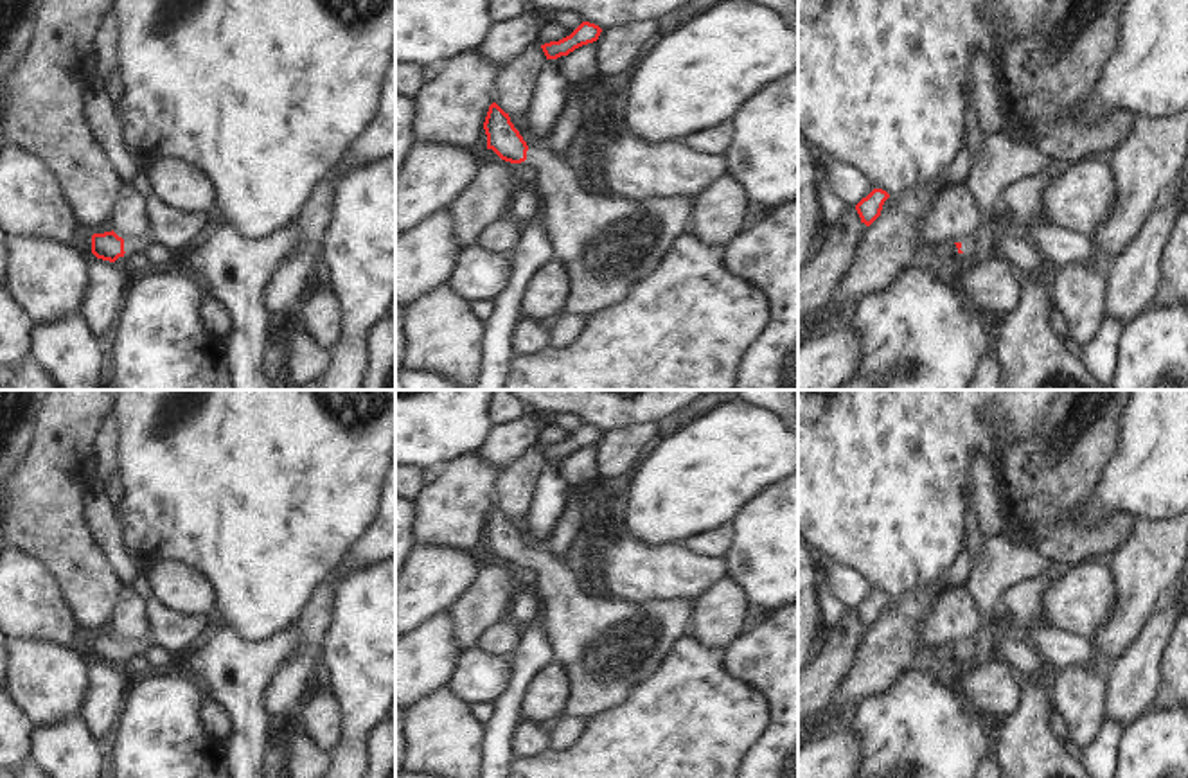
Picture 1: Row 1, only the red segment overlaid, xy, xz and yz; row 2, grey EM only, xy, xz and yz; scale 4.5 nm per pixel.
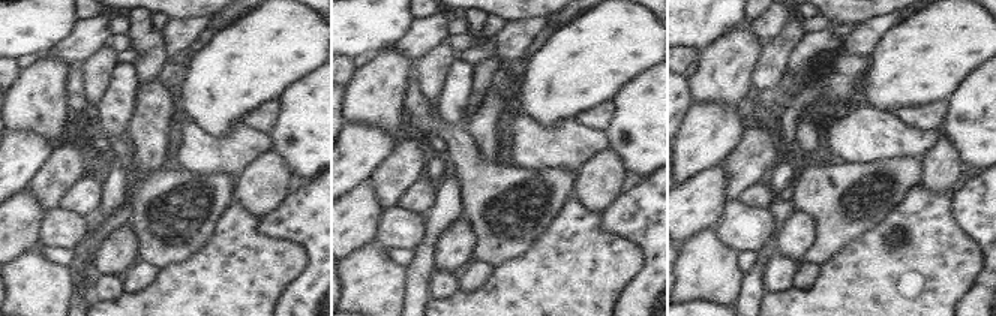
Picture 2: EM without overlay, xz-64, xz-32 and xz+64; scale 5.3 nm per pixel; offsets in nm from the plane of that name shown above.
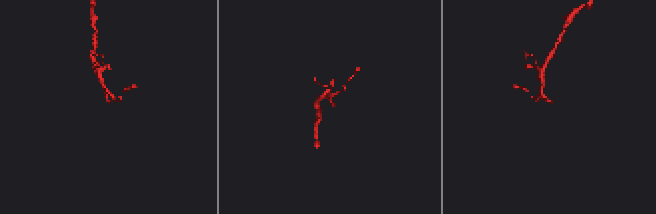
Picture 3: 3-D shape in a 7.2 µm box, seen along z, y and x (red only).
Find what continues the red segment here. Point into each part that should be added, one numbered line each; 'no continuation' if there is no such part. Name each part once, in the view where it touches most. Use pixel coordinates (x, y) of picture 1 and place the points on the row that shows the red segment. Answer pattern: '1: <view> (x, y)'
1: xz (606, 245)

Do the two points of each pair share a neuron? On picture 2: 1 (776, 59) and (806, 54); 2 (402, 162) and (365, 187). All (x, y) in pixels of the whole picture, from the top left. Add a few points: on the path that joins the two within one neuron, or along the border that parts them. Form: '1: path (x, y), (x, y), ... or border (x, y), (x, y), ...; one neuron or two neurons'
1: border (806, 33), (791, 53), (786, 72); two neurons
2: border (369, 178), (375, 198), (384, 208); two neurons

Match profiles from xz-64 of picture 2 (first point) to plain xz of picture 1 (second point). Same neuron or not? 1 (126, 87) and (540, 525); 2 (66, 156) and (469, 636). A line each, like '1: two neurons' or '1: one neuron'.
1: one neuron
2: one neuron

